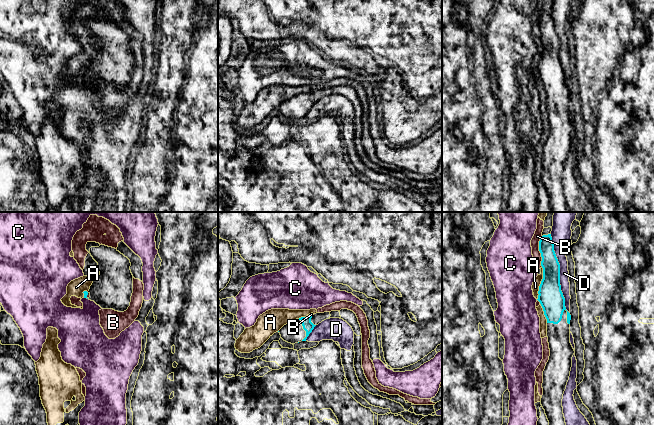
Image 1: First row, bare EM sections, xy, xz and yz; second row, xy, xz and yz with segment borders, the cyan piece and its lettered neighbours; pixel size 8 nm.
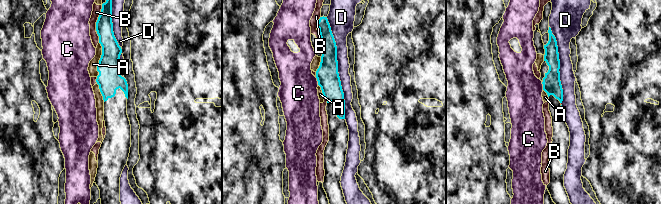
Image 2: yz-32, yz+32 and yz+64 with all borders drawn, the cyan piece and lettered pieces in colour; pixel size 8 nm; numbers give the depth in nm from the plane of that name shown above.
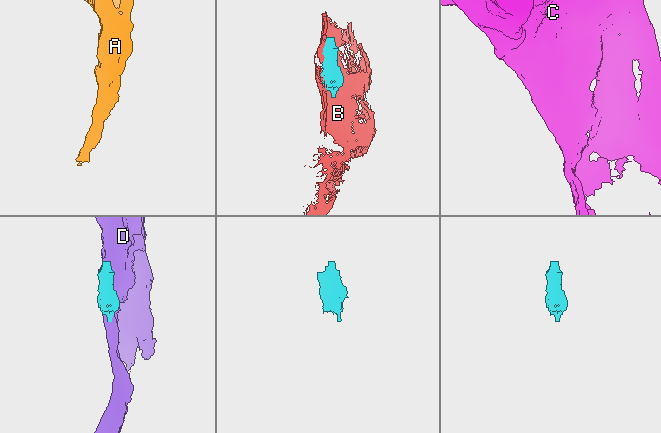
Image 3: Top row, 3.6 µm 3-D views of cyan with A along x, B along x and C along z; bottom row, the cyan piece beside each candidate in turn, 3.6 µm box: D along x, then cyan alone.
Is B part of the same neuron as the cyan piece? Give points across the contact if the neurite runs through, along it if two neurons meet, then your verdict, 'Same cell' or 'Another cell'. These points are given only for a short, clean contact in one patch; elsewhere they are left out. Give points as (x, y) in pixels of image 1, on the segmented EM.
Boundary: yz (542, 236), (539, 241), (541, 266). Another cell

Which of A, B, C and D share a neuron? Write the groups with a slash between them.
A B / C / D

